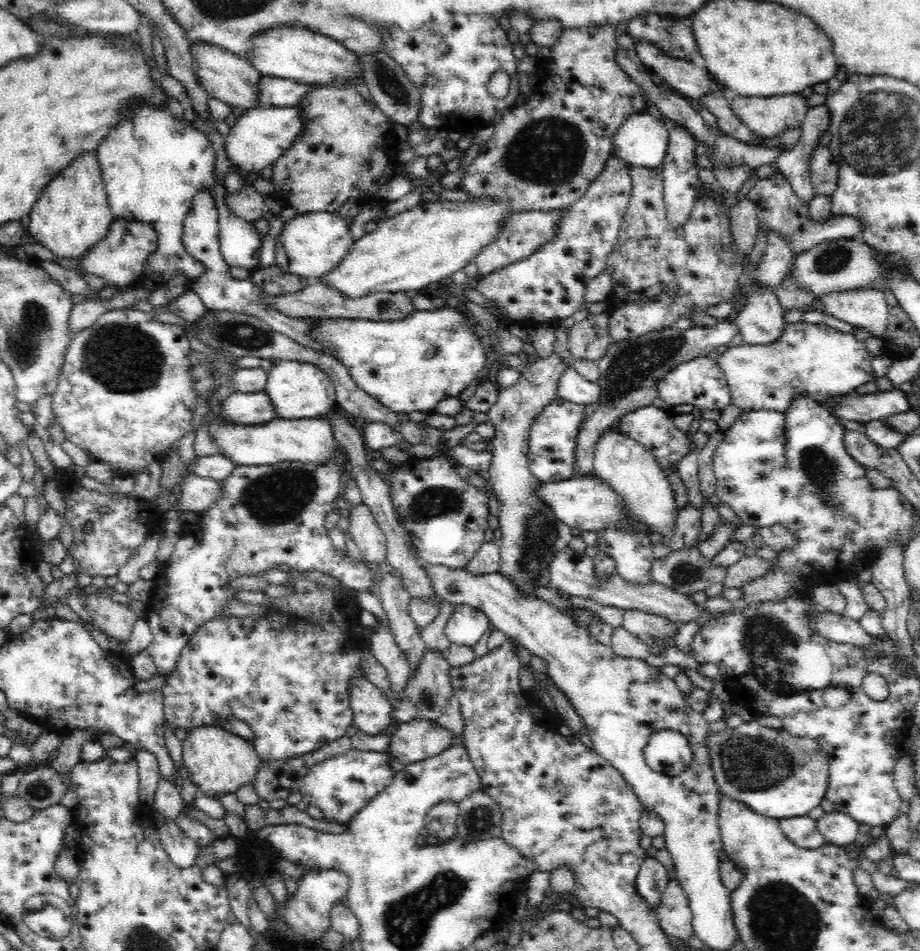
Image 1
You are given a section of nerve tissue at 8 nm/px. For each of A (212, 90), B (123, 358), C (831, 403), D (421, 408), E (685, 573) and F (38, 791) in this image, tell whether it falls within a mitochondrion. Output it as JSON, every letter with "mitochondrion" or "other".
{"A":"other","B":"mitochondrion","C":"other","D":"other","E":"mitochondrion","F":"mitochondrion"}

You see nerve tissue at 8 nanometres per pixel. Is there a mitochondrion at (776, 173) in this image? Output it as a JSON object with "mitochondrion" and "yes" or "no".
{"mitochondrion":"no"}

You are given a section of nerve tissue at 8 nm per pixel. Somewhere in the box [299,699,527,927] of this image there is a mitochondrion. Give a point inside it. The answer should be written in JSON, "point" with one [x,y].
{"point":[479,820]}

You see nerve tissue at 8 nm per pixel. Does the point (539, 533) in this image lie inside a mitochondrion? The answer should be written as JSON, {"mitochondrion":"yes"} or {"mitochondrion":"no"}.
{"mitochondrion":"yes"}

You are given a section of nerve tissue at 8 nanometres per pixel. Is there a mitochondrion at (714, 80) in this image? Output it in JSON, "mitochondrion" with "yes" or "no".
{"mitochondrion":"no"}

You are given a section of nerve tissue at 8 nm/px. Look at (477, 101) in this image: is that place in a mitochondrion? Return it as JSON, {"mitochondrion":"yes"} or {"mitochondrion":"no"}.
{"mitochondrion":"no"}

